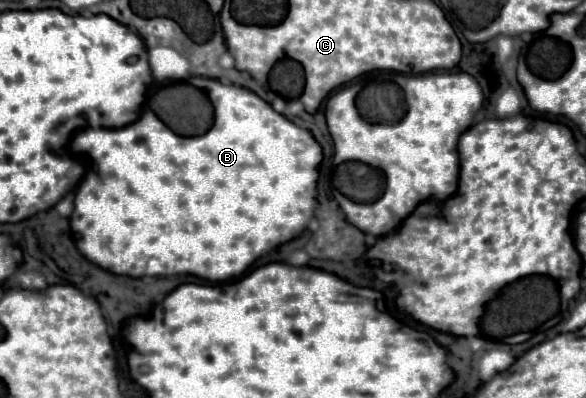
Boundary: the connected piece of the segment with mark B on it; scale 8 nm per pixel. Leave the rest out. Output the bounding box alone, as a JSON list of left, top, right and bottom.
[67,78,323,282]

